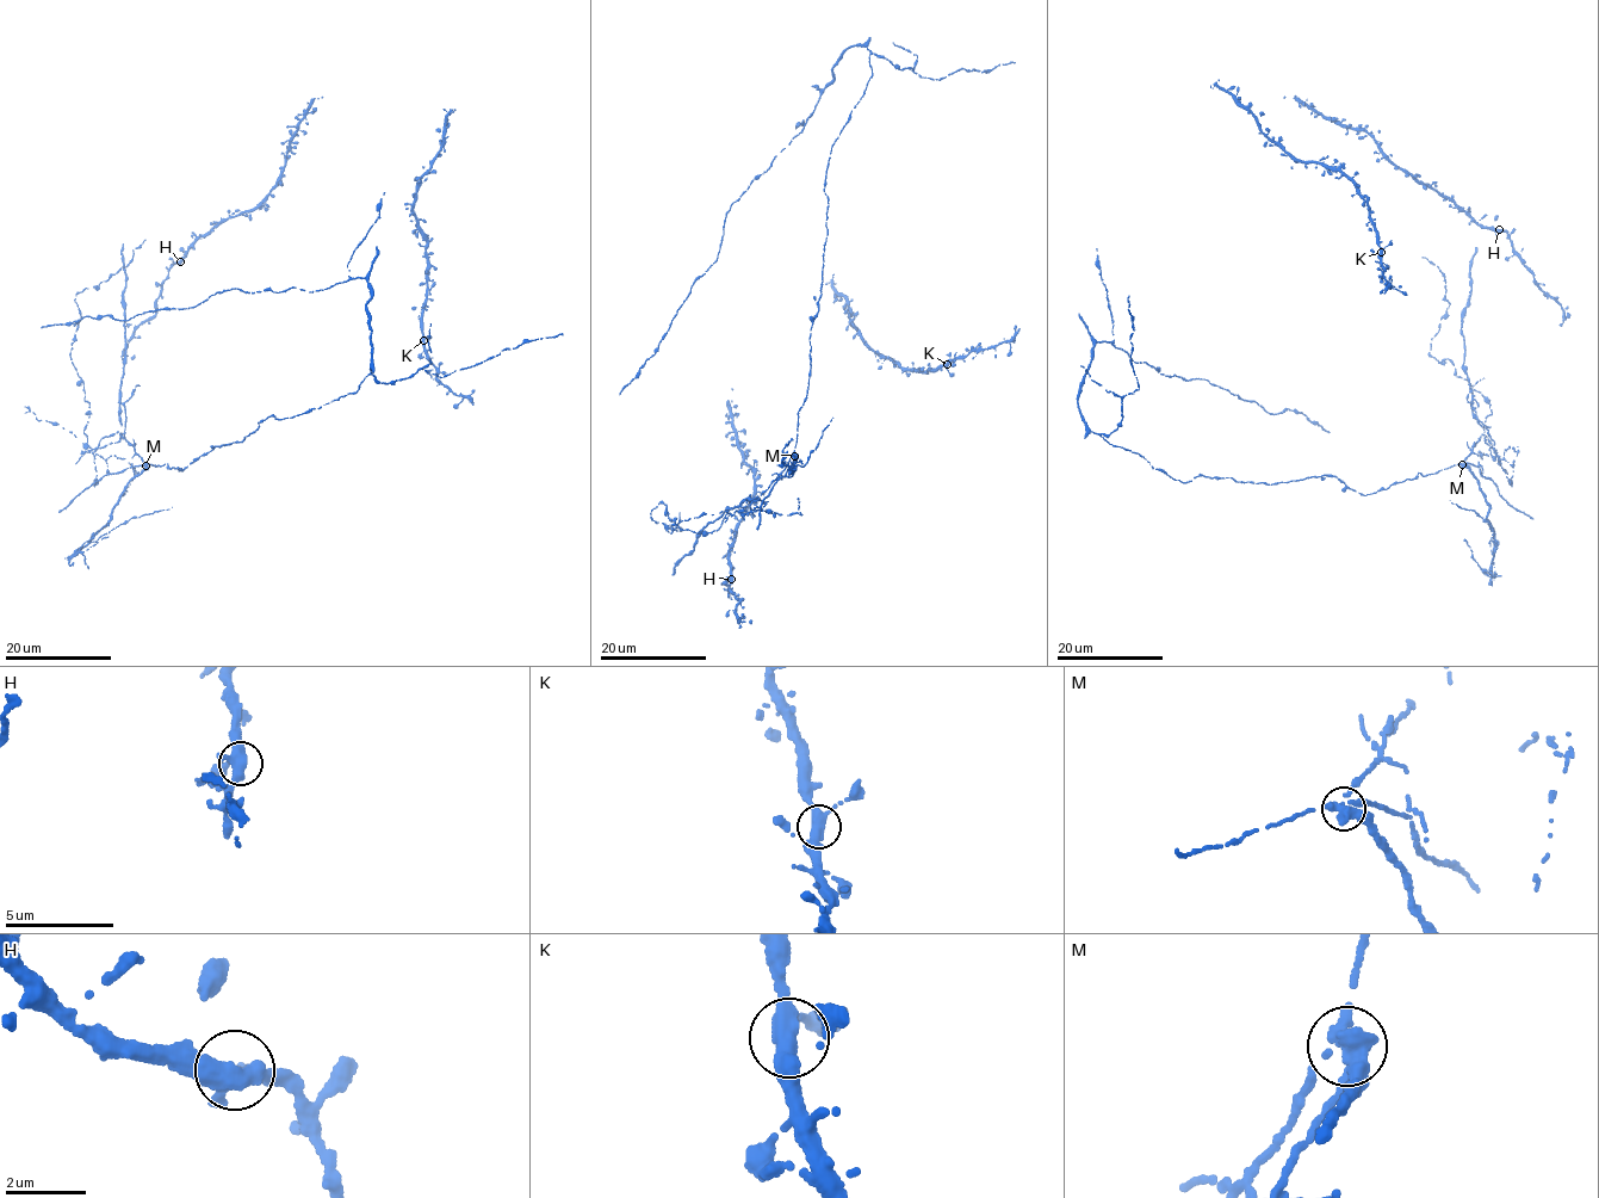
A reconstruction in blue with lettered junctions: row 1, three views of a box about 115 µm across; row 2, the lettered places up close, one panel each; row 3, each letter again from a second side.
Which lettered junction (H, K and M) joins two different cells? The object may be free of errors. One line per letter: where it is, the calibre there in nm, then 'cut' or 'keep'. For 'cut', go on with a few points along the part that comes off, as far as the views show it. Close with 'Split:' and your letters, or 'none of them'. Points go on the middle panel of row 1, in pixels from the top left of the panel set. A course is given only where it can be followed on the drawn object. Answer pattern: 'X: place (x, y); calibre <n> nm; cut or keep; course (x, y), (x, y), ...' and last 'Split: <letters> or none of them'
H: place (731, 579); calibre 360 nm; keep
K: place (947, 364); calibre 360 nm; keep
M: place (794, 456); calibre 400 nm; cut; course (794, 455), (751, 510), (727, 513), (718, 530), (682, 530), (661, 502), (651, 511), (670, 533), (680, 513)
Split: M

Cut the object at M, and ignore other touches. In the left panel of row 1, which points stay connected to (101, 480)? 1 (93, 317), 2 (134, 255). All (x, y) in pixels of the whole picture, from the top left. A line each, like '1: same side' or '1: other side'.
1: other side
2: same side

